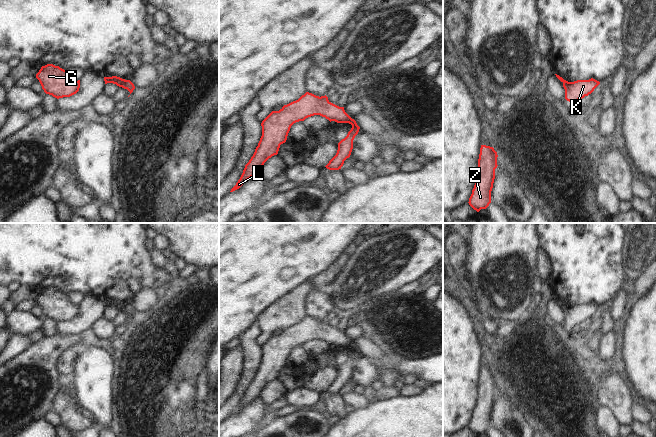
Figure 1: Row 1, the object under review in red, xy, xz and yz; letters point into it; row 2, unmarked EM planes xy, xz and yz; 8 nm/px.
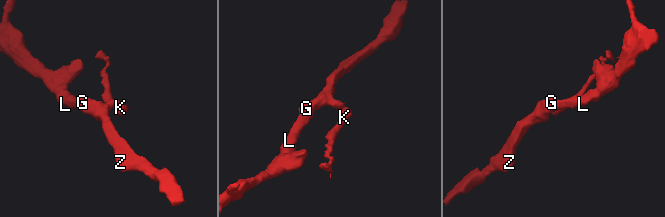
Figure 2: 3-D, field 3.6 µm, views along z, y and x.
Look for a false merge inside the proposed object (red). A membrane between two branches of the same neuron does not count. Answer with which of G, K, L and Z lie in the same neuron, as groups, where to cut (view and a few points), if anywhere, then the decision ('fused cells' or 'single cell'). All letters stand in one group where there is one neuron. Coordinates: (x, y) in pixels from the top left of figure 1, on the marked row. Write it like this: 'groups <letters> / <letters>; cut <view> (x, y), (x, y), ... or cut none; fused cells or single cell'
groups G L Z / K; cut xy (126, 80), (120, 86); fused cells

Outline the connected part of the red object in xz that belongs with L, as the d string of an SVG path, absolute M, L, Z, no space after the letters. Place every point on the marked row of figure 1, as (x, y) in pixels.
M306 92L298 100L284 105L279 111L272 111L261 123L262 136L249 162L245 165L243 173L231 189L239 189L248 179L260 173L264 163L278 154L280 145L287 140L291 126L306 118L320 115L330 122L348 123L351 117L344 107L339 107L325 96L316 96Z

